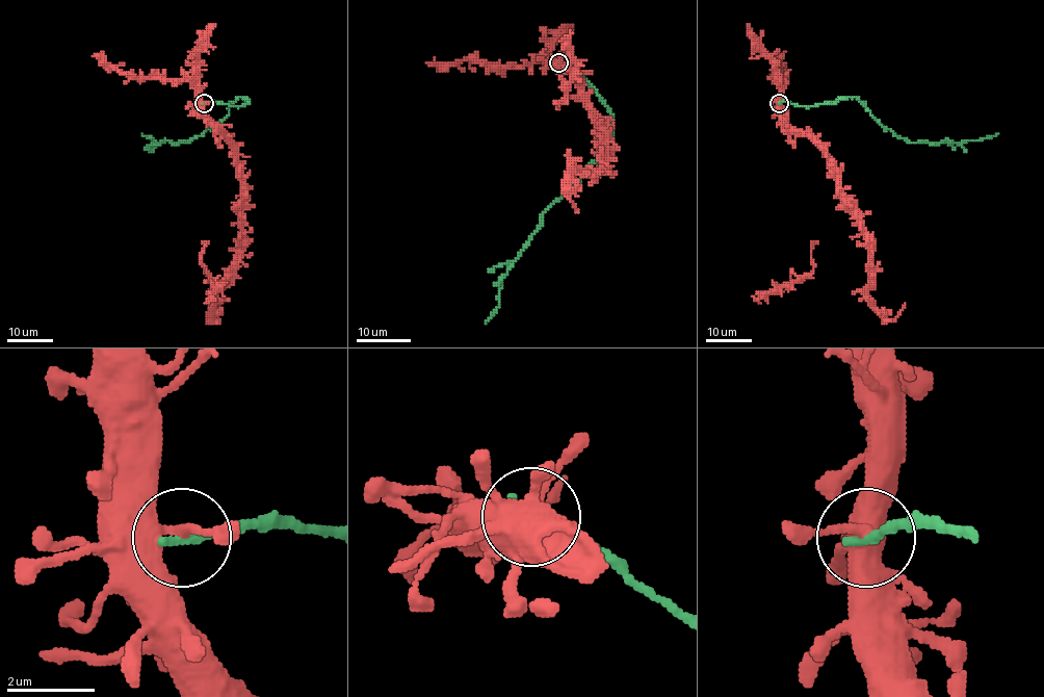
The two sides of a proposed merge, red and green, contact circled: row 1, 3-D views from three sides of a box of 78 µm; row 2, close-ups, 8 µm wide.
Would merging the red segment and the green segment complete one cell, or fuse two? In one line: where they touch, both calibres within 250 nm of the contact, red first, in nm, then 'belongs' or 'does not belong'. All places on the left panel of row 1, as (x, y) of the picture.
(204, 103) | 280/200 nm | does not belong

